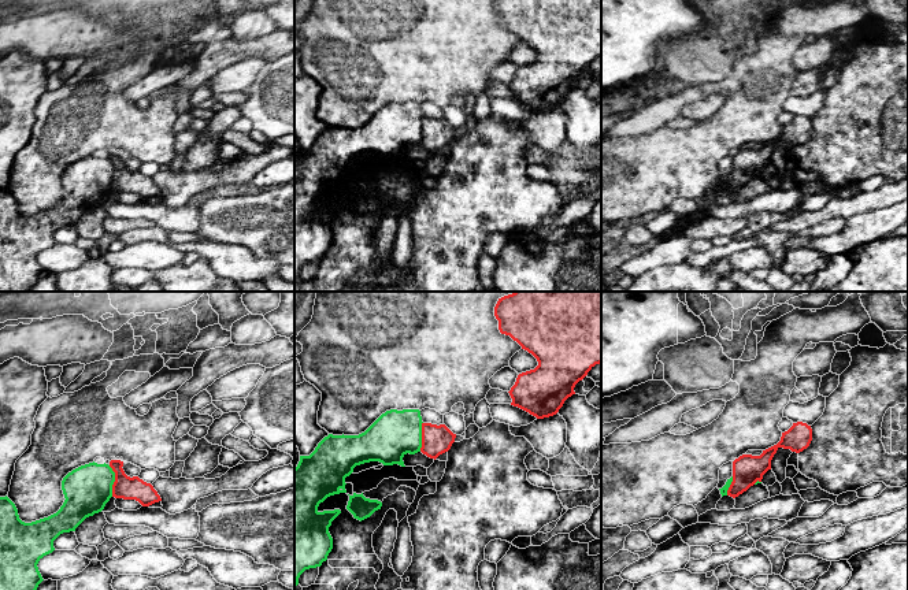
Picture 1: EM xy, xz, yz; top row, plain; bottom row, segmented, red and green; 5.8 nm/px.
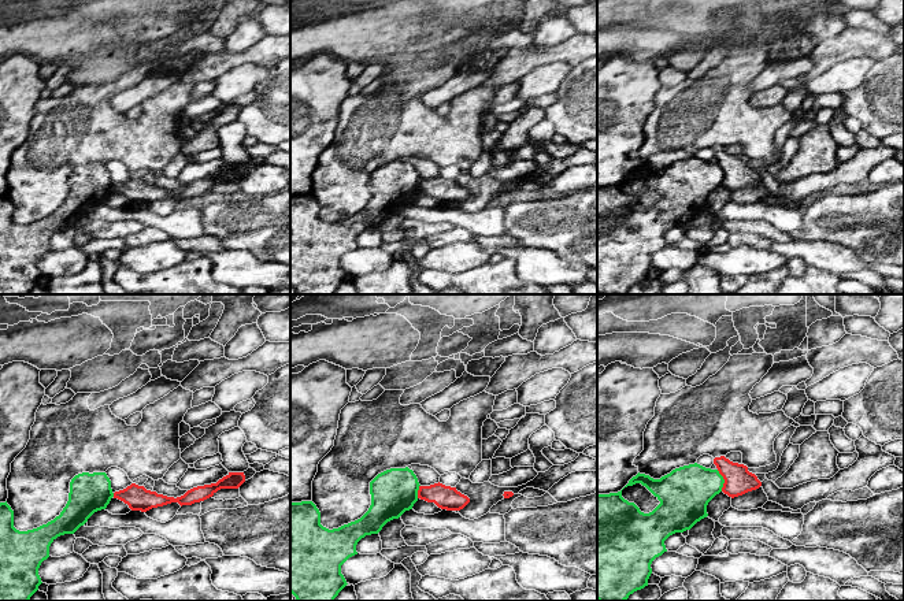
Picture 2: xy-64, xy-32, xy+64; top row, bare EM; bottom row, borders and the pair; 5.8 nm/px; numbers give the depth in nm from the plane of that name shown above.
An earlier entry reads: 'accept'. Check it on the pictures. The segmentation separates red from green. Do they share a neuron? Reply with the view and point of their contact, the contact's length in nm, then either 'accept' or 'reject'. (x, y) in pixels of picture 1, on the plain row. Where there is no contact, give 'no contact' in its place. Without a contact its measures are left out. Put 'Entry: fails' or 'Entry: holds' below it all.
contact xy (115, 174); length 190 nm; reject
Entry: fails

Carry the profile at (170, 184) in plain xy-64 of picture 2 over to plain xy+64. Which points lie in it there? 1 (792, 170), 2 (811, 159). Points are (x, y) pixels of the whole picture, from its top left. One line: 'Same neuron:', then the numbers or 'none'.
Same neuron: none

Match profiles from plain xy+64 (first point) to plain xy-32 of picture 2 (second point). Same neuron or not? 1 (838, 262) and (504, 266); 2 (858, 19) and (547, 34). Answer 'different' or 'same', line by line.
1: different
2: same

